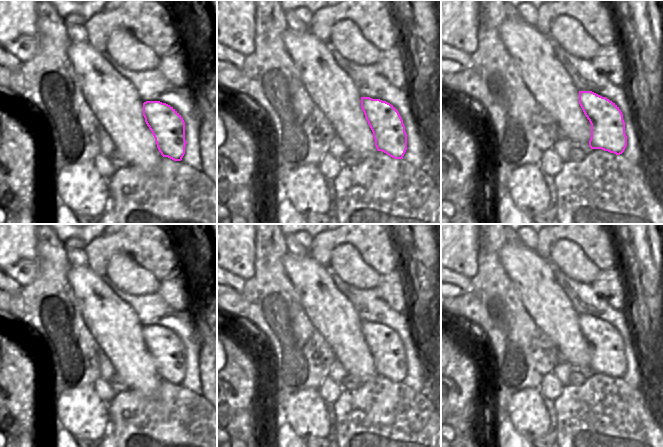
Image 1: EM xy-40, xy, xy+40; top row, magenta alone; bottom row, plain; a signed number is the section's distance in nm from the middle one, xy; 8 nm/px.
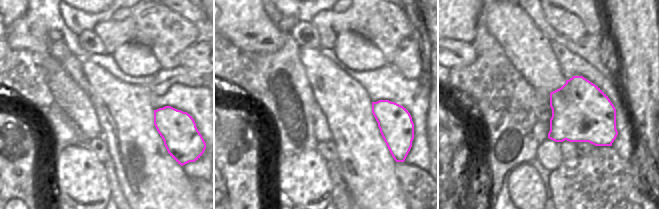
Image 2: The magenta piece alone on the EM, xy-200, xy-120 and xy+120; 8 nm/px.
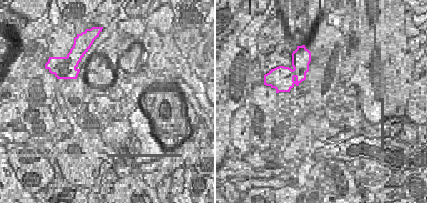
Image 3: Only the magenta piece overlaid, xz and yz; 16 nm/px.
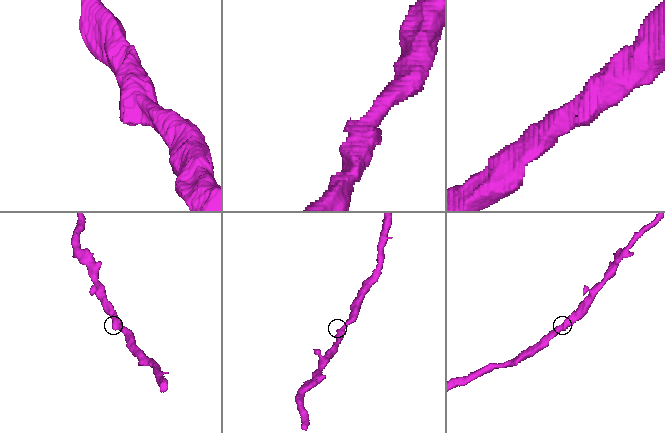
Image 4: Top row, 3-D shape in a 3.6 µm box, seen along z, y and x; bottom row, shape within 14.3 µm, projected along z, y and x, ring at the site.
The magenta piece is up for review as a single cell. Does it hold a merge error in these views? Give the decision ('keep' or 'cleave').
keep

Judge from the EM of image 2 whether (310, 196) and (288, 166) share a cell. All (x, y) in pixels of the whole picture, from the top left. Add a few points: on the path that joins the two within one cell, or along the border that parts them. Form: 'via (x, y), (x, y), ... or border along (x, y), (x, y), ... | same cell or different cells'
via (310, 189), (295, 173) | same cell

